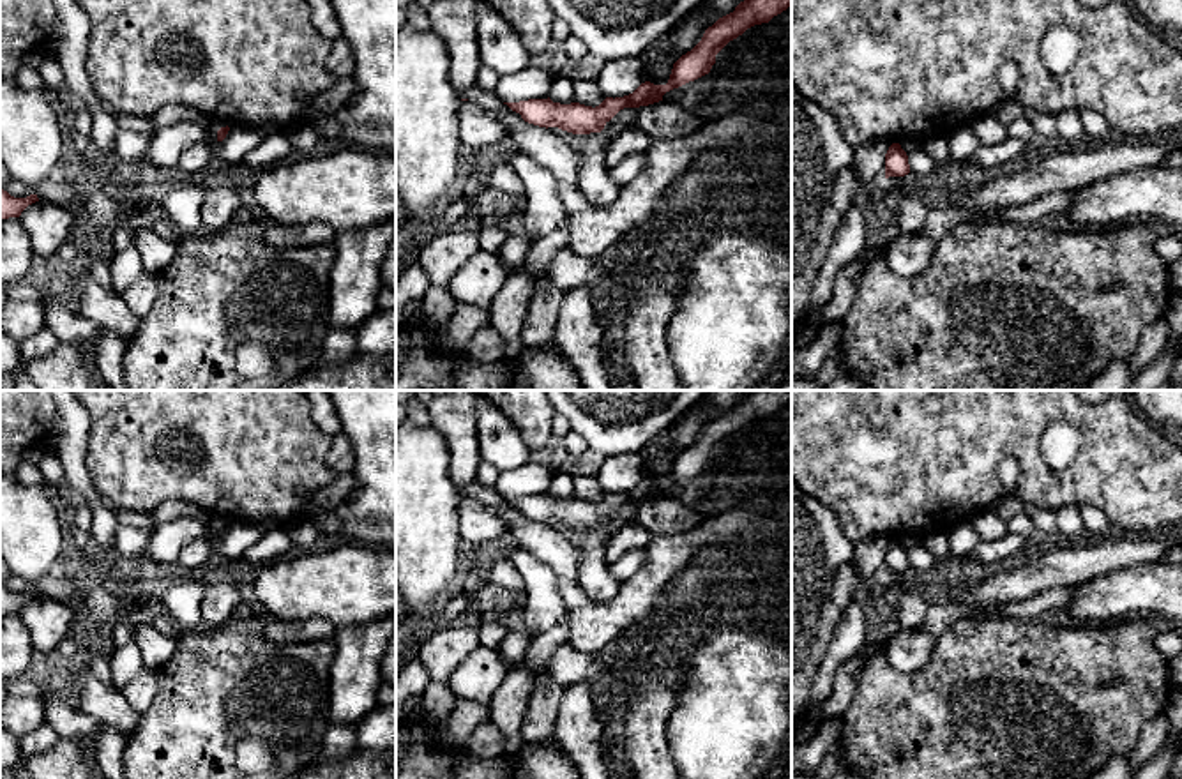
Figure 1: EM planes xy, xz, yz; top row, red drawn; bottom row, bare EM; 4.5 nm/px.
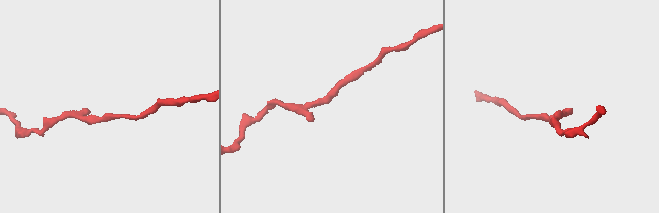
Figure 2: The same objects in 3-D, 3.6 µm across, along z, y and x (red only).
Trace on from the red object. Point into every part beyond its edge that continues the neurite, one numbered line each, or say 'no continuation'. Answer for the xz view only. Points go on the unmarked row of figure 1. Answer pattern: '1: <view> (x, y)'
no continuation

